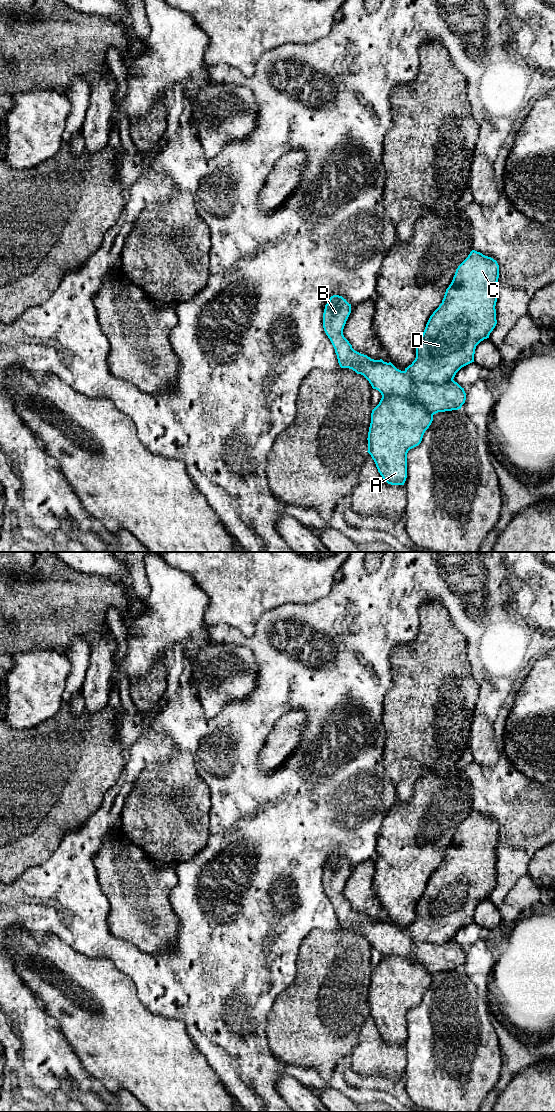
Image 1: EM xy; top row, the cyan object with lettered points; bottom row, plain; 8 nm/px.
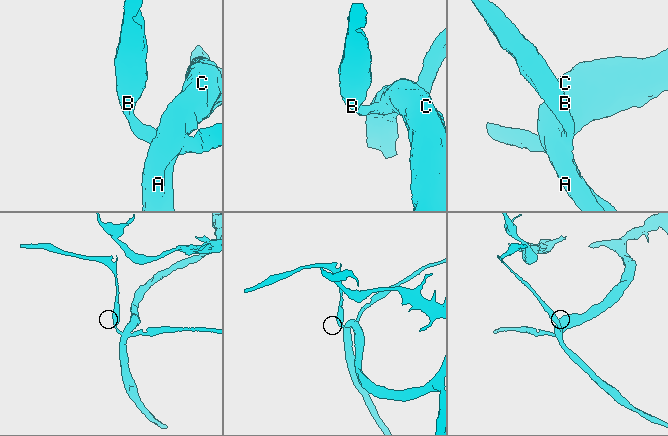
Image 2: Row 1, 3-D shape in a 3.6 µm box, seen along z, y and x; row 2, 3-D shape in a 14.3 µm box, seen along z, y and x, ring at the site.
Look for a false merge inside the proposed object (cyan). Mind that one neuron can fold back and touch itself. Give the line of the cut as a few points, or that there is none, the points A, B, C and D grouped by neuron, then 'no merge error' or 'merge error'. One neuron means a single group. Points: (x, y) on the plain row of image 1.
xy (382, 955), (397, 955), (408, 958), (420, 963), (433, 974) | A C D / B | merge error

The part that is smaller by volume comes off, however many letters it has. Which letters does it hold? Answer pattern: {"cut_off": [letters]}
{"cut_off": ["B"]}

